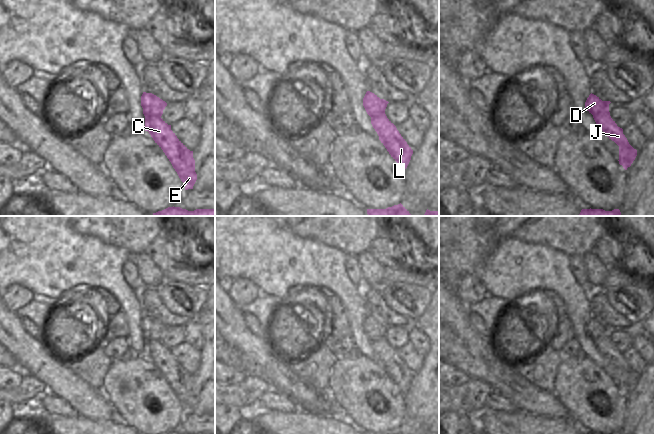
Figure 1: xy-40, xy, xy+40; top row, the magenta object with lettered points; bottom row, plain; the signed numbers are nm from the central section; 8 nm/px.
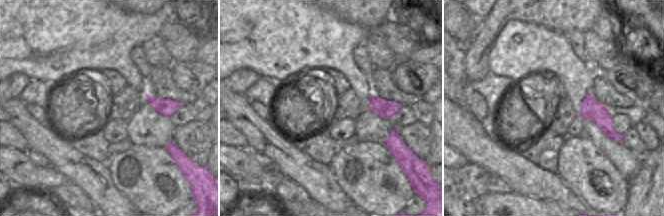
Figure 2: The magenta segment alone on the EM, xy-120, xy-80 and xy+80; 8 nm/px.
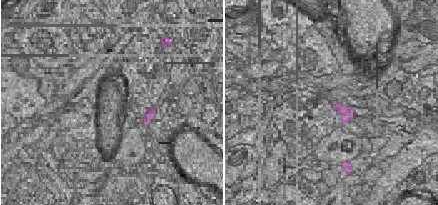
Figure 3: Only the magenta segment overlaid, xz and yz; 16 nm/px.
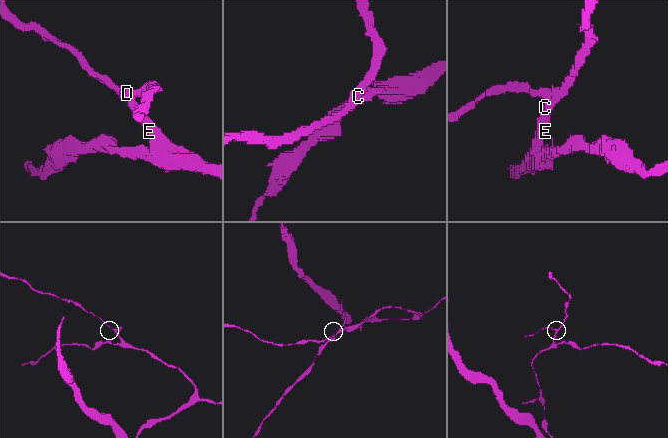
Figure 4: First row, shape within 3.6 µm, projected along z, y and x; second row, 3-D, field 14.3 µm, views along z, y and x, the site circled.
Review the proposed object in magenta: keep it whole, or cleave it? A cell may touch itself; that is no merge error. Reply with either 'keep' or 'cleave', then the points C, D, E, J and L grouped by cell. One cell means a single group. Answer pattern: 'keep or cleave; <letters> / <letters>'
cleave; C E J L / D

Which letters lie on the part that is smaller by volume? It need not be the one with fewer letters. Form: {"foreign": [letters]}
{"foreign": ["D"]}

